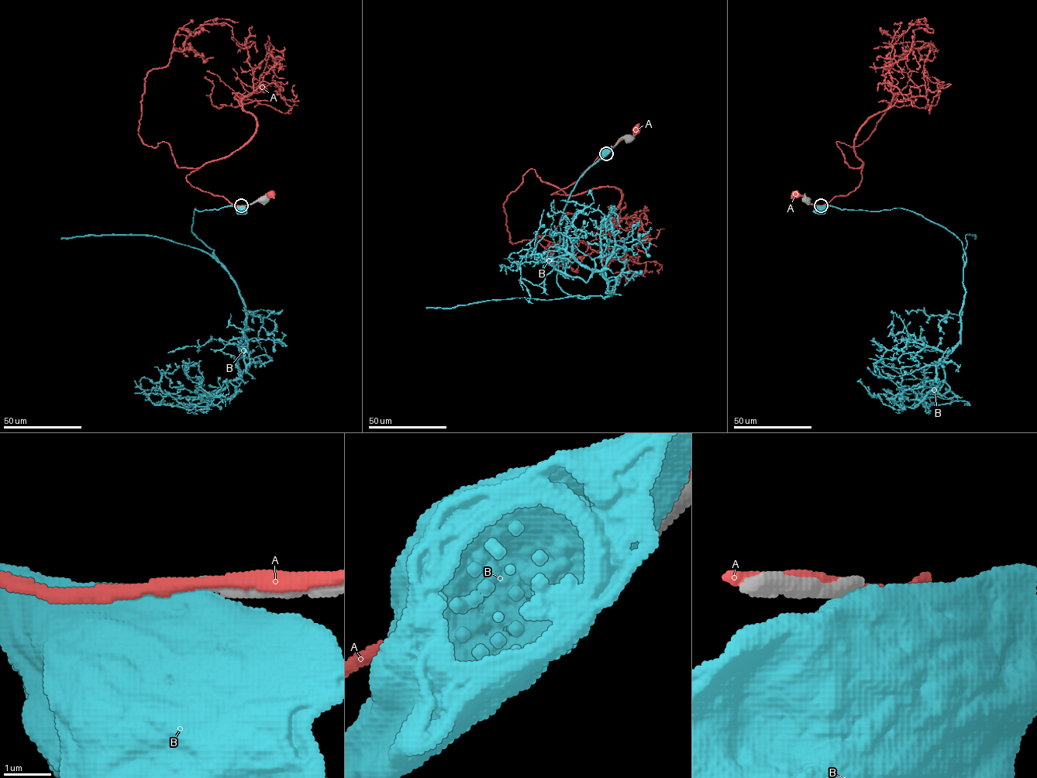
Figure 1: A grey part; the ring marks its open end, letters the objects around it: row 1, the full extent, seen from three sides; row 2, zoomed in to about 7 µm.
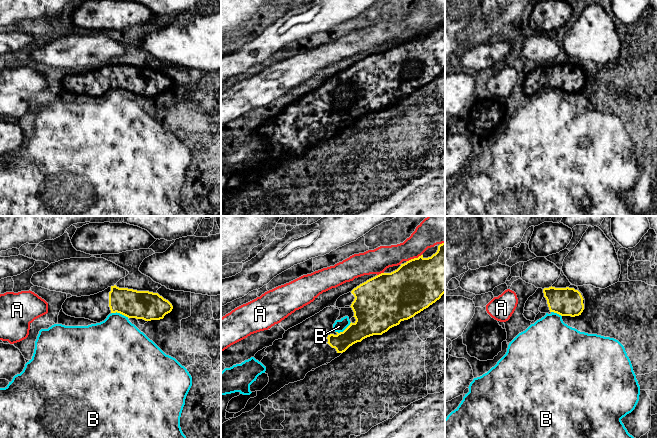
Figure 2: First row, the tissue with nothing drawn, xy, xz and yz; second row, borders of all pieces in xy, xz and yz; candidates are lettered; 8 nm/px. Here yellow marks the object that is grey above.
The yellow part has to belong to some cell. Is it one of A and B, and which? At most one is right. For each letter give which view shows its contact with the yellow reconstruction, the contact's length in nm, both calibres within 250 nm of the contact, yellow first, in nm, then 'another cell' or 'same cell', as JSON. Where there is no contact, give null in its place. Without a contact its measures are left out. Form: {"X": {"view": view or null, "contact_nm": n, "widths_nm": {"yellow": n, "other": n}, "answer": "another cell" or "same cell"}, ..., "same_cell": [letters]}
{"A": {"view": "xz", "contact_nm": 130, "widths_nm": {"yellow": 400, "other": 200}, "answer": "another cell"}, "B": {"view": "xy", "contact_nm": 150, "widths_nm": {"yellow": 220, "other": 420}, "answer": "another cell"}, "same_cell": []}

